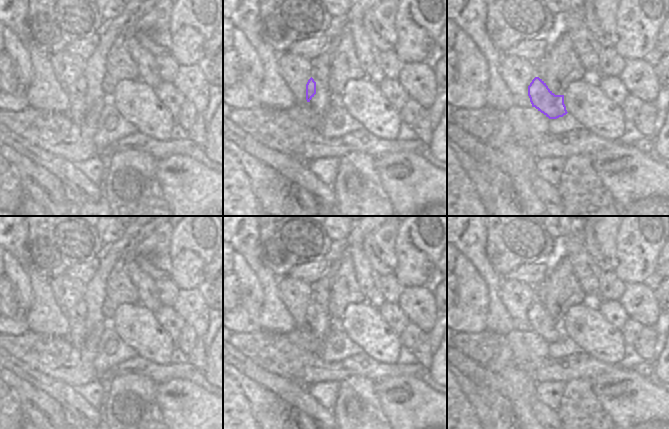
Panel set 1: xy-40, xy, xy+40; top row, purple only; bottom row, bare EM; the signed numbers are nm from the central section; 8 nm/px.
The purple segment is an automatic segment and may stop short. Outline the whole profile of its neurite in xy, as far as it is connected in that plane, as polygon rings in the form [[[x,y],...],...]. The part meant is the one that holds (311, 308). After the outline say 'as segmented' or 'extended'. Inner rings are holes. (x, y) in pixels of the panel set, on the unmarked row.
[[[311,301],[306,308],[306,324],[307,324],[307,326],[310,326],[310,324],[314,321],[315,318],[316,318],[316,306]]] | as segmented

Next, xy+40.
[[[535,301],[528,310],[528,320],[532,331],[549,343],[557,343],[568,337],[564,328],[564,319],[555,319],[539,301]]] | as segmented

